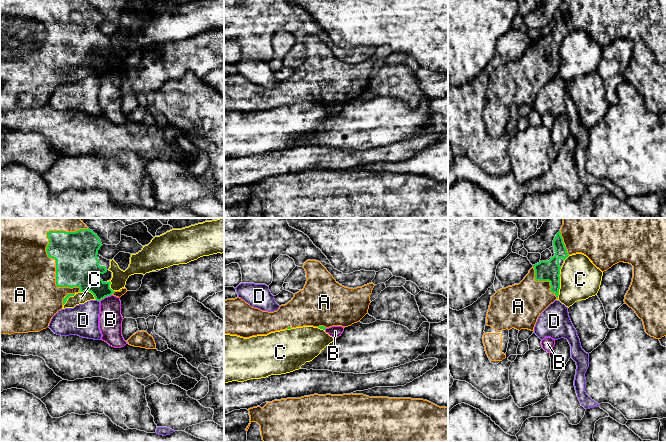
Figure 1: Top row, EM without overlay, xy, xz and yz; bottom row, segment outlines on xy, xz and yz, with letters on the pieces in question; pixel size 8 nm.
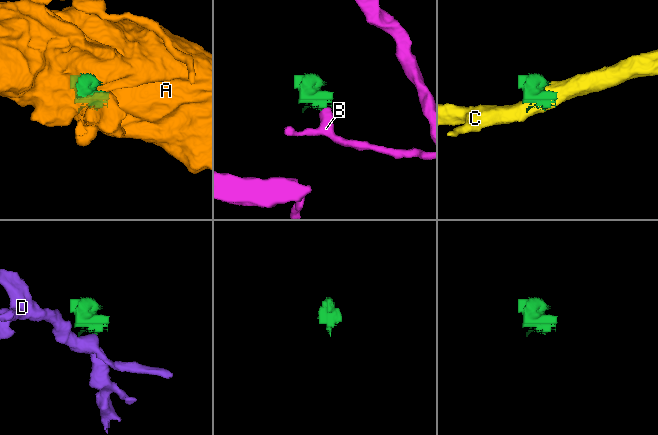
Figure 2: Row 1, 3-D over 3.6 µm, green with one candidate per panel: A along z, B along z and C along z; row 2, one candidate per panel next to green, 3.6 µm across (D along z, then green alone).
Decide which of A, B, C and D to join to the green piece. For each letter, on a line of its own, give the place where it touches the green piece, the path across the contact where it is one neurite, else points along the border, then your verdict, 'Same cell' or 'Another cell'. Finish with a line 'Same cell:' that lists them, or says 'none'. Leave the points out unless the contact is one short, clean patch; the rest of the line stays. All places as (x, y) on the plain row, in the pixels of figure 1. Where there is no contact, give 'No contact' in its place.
A: Touches green at xy (56, 46). Same cell
B: Touches green at xy (105, 72). Boundary: xy (111, 70), (99, 77). Another cell
C: Touches green at yz (559, 59). Another cell
D: Touches green at xy (97, 76). Boundary: xy (96, 75), (98, 77). Another cell
Same cell: A

